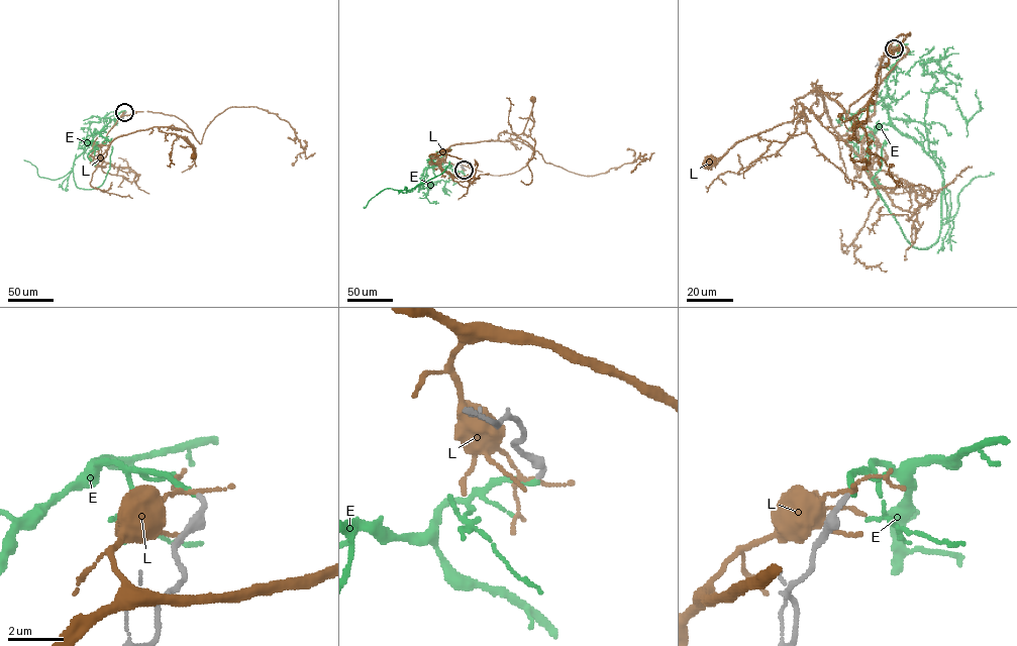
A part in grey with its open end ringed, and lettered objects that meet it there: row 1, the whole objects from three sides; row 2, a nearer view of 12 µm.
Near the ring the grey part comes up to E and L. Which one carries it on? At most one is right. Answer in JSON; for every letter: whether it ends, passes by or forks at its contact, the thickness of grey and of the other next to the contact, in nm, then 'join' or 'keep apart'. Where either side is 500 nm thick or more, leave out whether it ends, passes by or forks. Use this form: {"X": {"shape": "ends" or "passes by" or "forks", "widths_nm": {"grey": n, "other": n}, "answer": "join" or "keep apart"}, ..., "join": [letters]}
{"E": {"shape": "ends", "widths_nm": {"grey": 200, "other": 190}, "answer": "join"}, "L": {"shape": "forks", "widths_nm": {"grey": 200, "other": 110}, "answer": "keep apart"}, "join": ["E"]}

